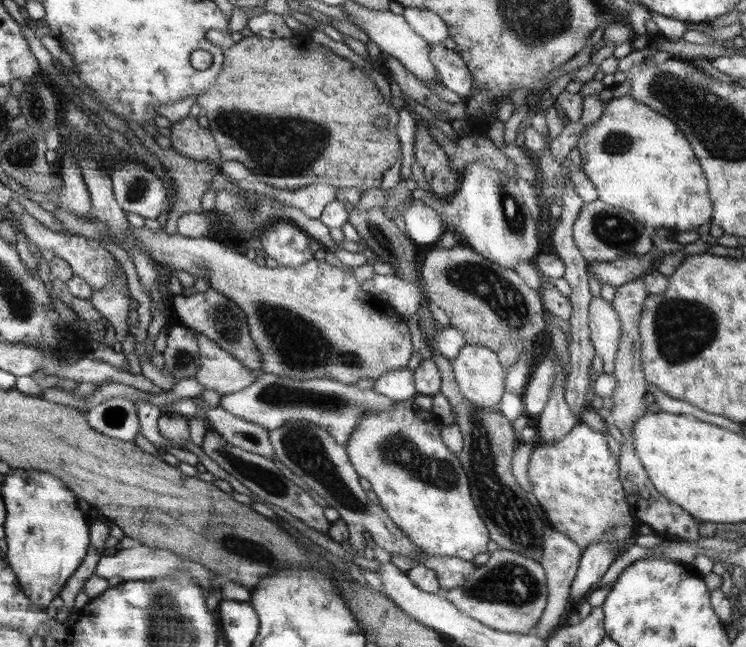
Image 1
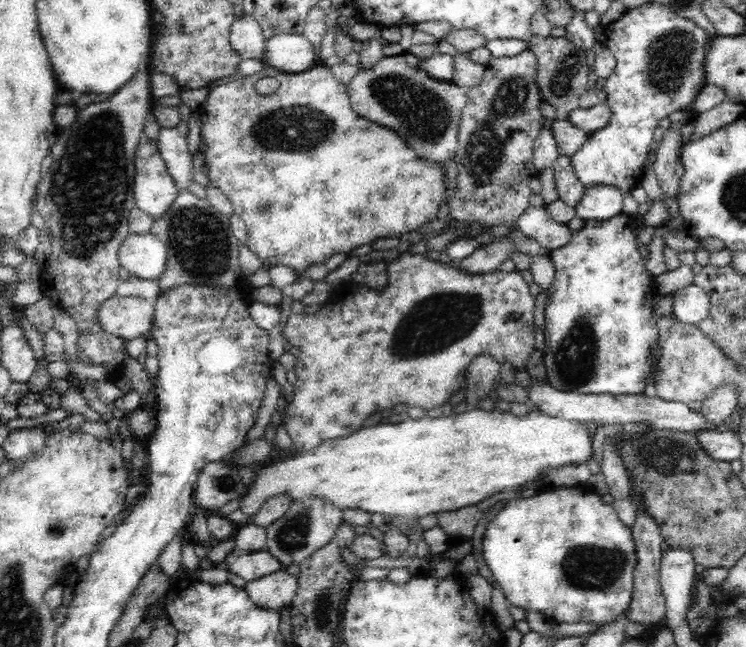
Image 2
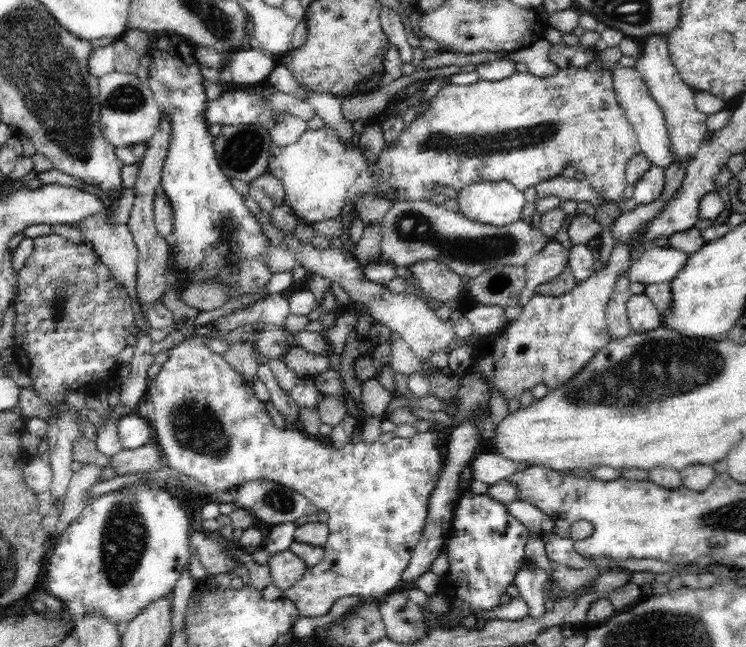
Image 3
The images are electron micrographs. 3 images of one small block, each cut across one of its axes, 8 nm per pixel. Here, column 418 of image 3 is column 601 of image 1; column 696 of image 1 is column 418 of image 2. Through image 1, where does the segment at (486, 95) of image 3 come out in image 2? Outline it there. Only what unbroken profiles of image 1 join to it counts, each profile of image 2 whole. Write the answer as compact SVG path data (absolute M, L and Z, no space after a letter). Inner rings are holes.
M322 62L311 67L310 70L299 71L298 74L292 74L291 72L288 74L264 66L258 73L240 77L235 81L211 88L206 99L202 102L202 107L198 110L200 119L202 119L200 139L202 145L204 145L203 153L206 155L210 184L226 196L226 199L234 207L235 214L240 215L246 225L247 245L250 251L264 262L266 270L274 266L290 266L299 274L306 270L310 264L325 264L334 254L345 253L350 255L350 252L362 245L372 245L377 238L397 237L401 239L405 232L418 230L426 222L436 219L438 207L444 200L447 191L444 165L431 162L431 160L424 162L425 158L419 156L419 152L411 146L405 136L400 138L394 130L382 128L381 124L378 126L378 123L358 115L349 101L348 89L348 85L340 84L334 78L330 67ZM266 76L276 78L280 85L273 94L259 95L254 89L254 84L260 78L266 78Z

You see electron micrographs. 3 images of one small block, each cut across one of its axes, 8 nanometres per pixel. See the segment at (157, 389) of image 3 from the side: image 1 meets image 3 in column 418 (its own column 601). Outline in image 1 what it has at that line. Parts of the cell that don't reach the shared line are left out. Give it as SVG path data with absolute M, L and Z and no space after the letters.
M585 422L576 423L570 432L558 438L556 442L538 443L530 455L527 469L527 477L532 484L531 492L545 513L548 526L556 529L558 534L572 538L582 552L586 547L600 541L610 543L617 550L617 556L628 550L628 540L636 532L636 520L628 508L627 492L622 490L622 482L618 476L618 460L608 450L603 433L594 432L593 427Z

